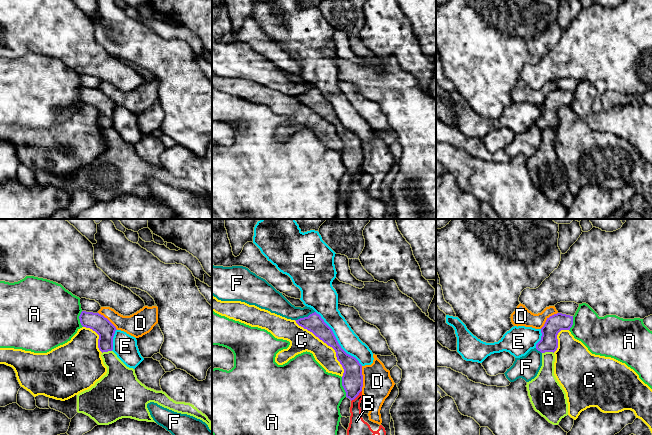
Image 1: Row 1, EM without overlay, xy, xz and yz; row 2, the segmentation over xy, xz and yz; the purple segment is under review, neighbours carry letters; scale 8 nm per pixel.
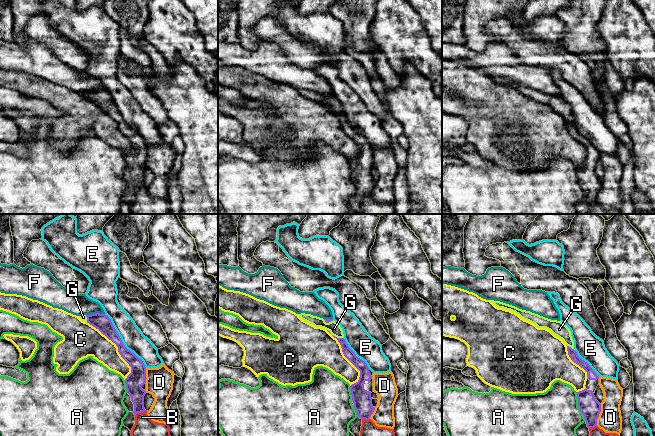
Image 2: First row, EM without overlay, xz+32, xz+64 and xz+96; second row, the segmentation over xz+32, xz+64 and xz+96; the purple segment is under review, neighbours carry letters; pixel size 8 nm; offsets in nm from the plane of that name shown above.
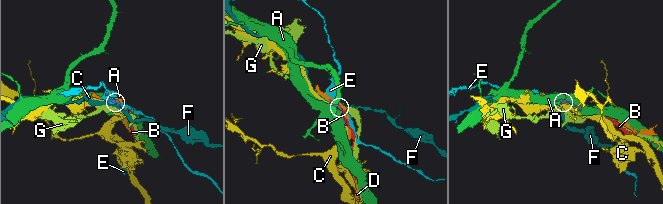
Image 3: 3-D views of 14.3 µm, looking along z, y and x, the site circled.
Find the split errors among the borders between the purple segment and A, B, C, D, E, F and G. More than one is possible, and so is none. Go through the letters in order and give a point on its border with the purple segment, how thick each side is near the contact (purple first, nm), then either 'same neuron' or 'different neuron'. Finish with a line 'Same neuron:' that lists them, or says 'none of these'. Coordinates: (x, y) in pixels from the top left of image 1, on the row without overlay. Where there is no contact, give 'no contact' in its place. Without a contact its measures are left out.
A: meets purple in xz at (343, 163); 180 nm thick on the purple side, 440 nm on the other; different neuron
B: meets purple in xz at (356, 172); 180 nm thick on the purple side, 150 nm on the other; different neuron
C: meets purple in xz at (327, 120); 150 nm thick on the purple side, 190 nm on the other; different neuron
D: meets purple in xz at (362, 154); 180 nm thick on the purple side, 240 nm on the other; different neuron
E: meets purple in xz at (336, 116); 150 nm thick on the purple side, 160 nm on the other; different neuron
F: meets purple in xz at (304, 93); 150 nm thick on the purple side, 160 nm on the other; different neuron
G: meets purple in yz at (547, 127); 150 nm thick on the purple side, 180 nm on the other; different neuron
Same neuron: none of these

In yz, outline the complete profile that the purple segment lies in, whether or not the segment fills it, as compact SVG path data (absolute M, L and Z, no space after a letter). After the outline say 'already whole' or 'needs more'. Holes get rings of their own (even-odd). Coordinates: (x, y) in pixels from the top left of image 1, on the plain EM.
M557 89L547 94L541 104L541 116L536 120L536 125L541 129L555 128L558 124L557 111L561 106L570 106L573 101L573 92Z; already whole

